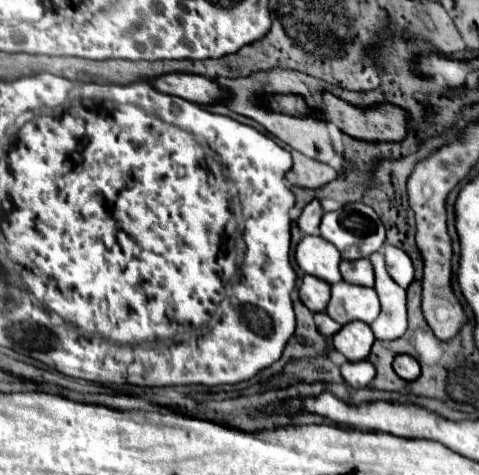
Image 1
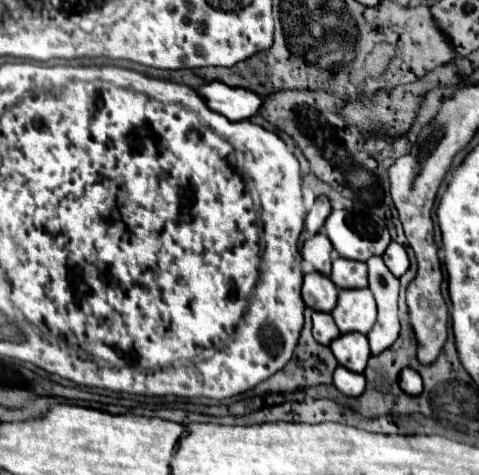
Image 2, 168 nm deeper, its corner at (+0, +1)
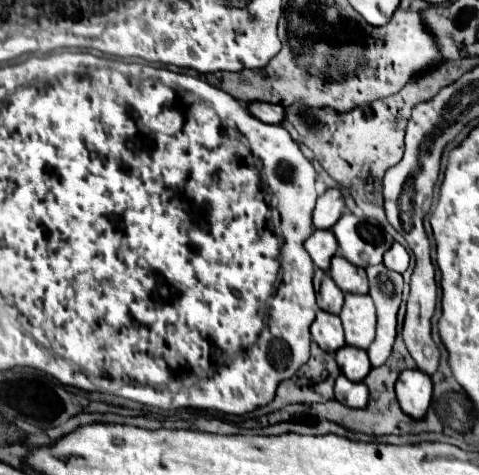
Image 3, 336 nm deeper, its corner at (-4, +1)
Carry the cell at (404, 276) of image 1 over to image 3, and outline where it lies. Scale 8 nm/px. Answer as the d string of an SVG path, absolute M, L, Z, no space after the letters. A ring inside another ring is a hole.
M392 244L392 248L384 254L384 266L394 270L394 272L404 272L408 268L408 262L410 262L410 256L406 252L406 248L402 244Z

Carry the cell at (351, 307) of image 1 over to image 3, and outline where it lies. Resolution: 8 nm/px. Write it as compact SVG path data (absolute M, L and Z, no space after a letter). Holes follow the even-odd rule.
M346 294L340 320L346 334L346 344L368 348L376 330L376 308L368 294Z

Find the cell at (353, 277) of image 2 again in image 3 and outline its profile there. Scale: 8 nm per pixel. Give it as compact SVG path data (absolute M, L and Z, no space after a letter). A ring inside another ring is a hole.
M338 254L332 260L330 276L334 278L334 282L338 284L338 288L342 292L368 294L368 278L366 278L364 268L358 268L358 266L350 264L346 258L342 258Z

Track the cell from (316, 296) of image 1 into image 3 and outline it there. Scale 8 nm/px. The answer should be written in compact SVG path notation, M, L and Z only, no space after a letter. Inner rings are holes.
M324 270L314 272L314 288L316 288L318 306L330 314L340 314L344 304L344 292L334 284L328 272Z

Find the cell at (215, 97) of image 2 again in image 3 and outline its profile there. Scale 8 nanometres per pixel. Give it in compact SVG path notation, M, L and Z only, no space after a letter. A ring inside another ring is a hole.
M254 100L254 104L248 104L248 112L266 122L266 124L280 124L284 118L284 108L278 104L262 104L260 100Z

